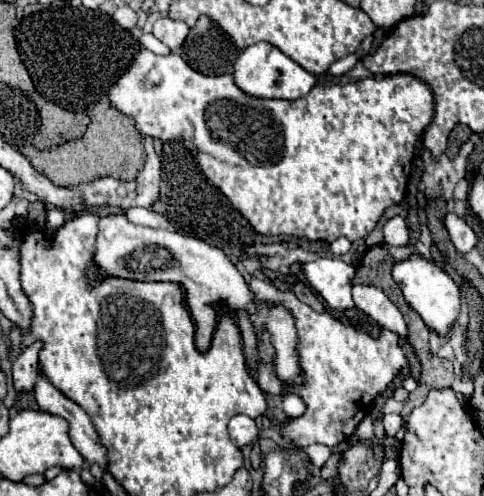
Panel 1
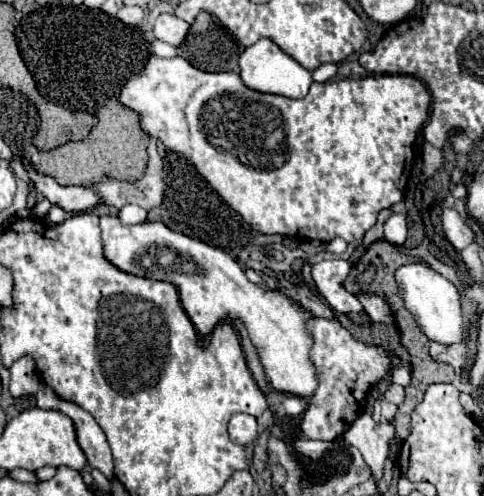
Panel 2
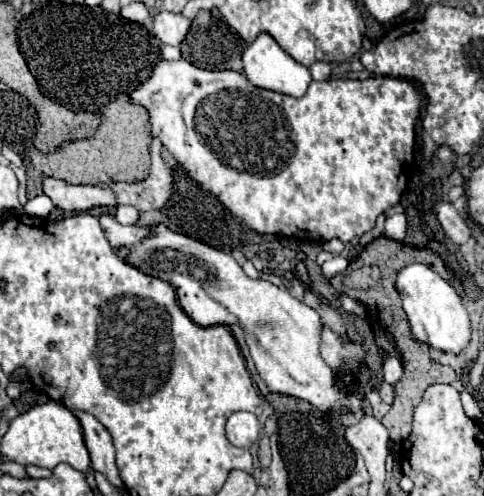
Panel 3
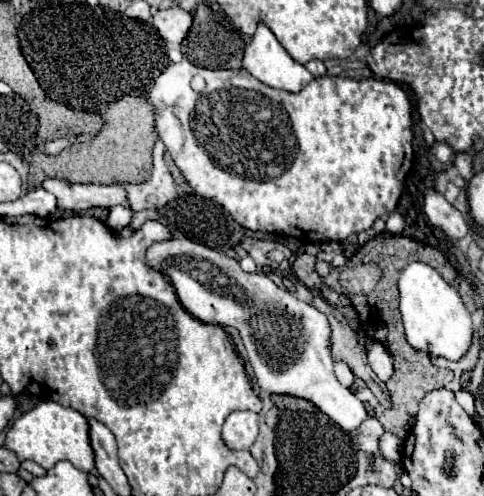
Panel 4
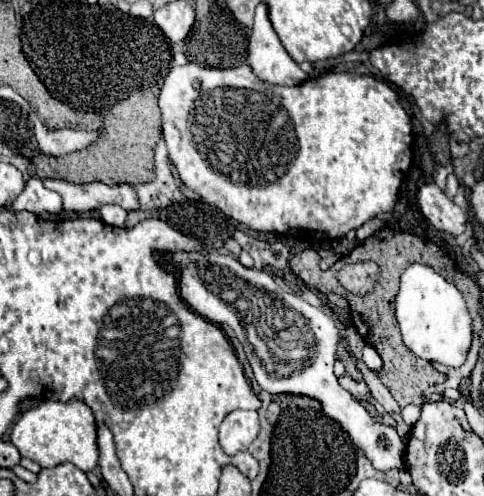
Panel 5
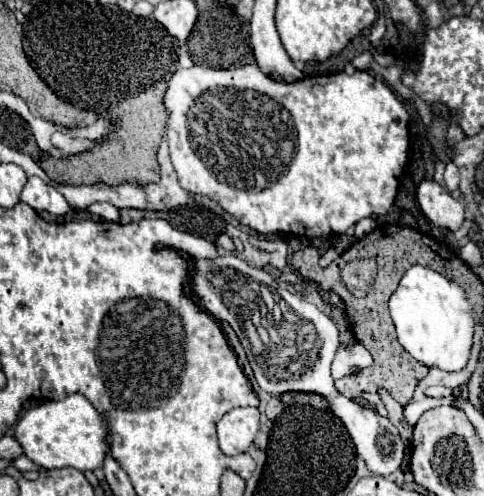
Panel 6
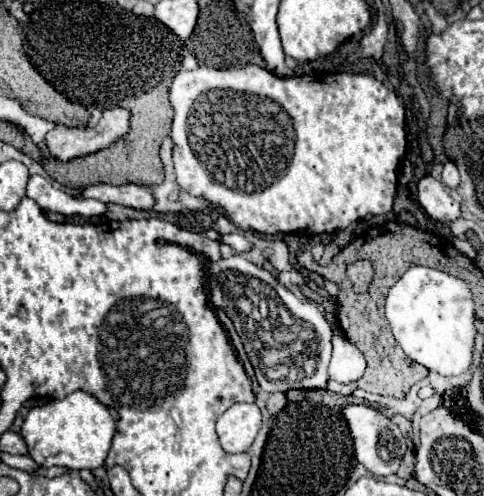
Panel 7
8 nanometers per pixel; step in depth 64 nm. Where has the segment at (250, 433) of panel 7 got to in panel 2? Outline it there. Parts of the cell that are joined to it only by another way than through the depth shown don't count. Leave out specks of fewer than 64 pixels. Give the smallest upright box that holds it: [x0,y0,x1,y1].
[228,414,258,444]

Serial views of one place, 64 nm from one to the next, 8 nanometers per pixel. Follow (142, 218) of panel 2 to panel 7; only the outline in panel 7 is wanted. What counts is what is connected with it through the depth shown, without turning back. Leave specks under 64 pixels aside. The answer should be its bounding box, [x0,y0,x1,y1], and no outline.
[26,176,106,216]

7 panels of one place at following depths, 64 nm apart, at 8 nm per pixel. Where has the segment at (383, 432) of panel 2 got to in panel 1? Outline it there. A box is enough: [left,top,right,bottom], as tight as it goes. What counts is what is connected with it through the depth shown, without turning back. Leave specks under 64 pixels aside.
[350,414,402,444]

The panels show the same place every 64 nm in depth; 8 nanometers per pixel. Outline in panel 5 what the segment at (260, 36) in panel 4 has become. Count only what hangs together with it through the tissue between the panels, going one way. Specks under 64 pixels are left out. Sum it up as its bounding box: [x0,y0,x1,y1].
[248,4,310,86]

